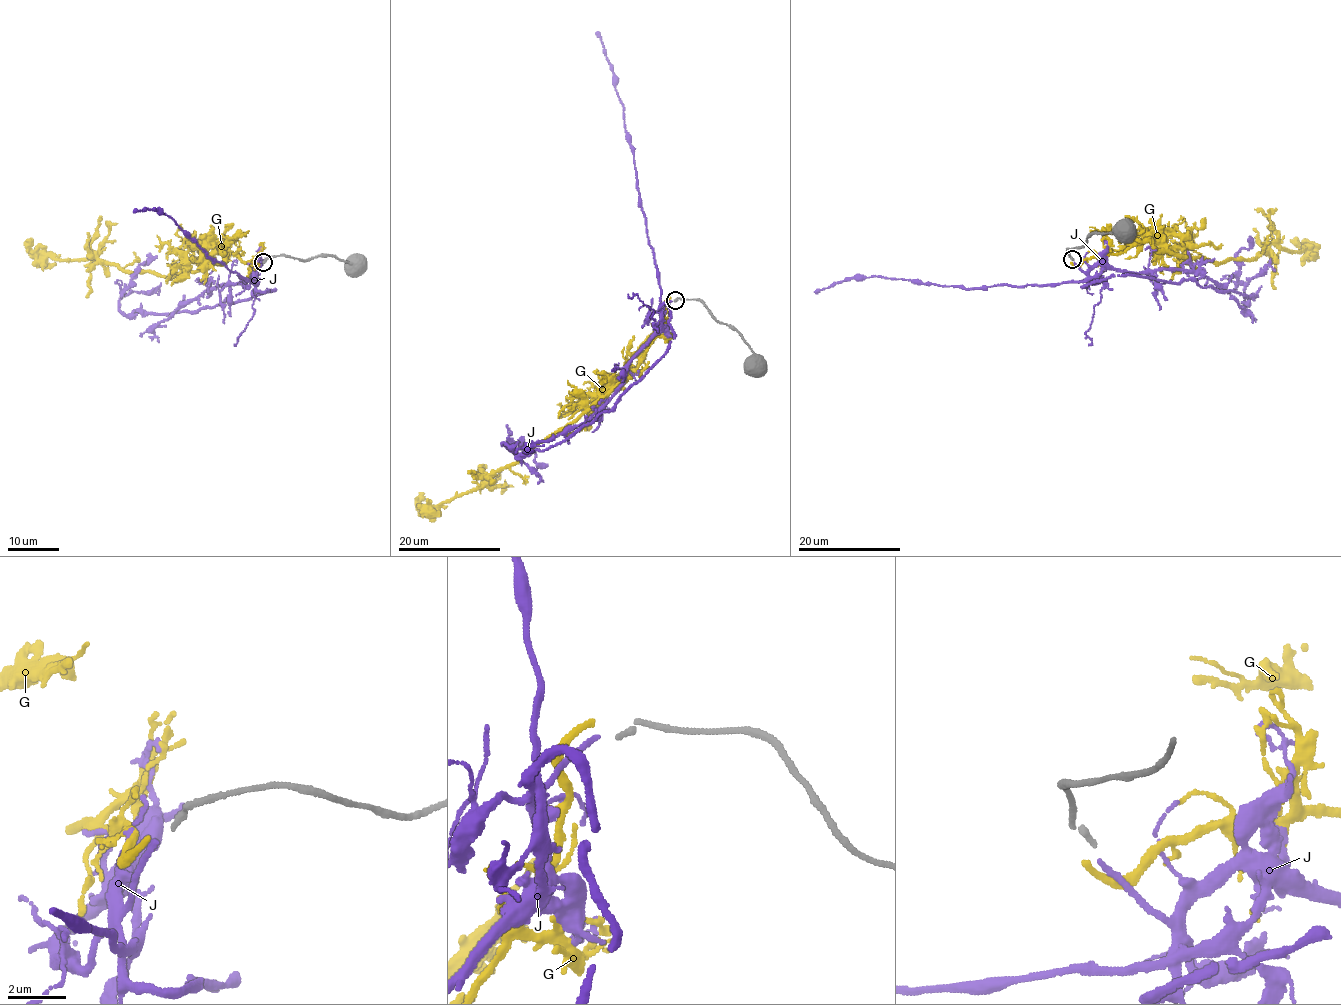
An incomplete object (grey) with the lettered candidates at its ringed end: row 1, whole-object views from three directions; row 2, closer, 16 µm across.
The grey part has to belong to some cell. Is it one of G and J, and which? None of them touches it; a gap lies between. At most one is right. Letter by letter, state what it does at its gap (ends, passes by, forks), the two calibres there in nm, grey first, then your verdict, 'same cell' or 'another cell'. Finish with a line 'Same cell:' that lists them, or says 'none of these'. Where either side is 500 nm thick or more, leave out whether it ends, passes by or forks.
G: it ends there; 200 nm thick on the grey side, 200 nm on the other; another cell
J: it ends there; 200 nm thick on the grey side, 180 nm on the other; another cell
Same cell: none of these

